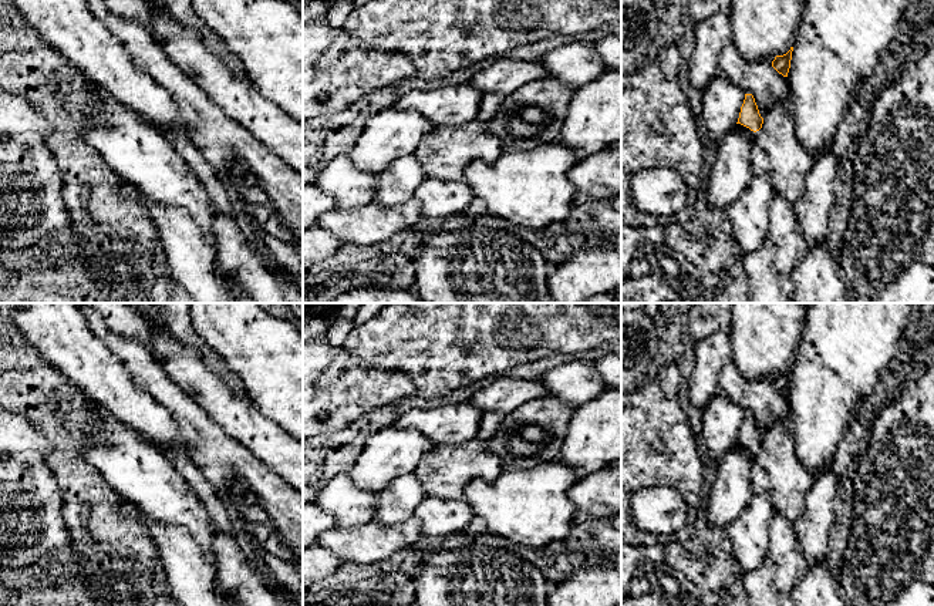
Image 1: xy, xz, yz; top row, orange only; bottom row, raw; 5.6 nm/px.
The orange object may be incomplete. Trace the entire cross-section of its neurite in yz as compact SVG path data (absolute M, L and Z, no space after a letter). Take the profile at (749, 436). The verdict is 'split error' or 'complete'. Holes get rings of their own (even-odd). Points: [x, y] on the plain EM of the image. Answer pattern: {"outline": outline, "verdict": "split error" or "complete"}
{"outline": "M745 413L736 445L745 447L756 458L761 452L762 442L763 437L759 432L753 414Z", "verdict": "split error"}

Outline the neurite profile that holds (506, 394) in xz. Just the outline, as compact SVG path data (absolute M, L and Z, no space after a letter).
M502 378L475 391L468 401L483 413L508 414L543 397L549 397L549 393L537 380Z

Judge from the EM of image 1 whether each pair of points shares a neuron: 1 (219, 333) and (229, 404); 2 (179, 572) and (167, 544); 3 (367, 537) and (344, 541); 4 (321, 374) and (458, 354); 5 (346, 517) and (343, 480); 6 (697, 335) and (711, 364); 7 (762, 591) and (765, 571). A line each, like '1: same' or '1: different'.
1: different
2: same
3: same
4: different
5: same
6: different
7: same

